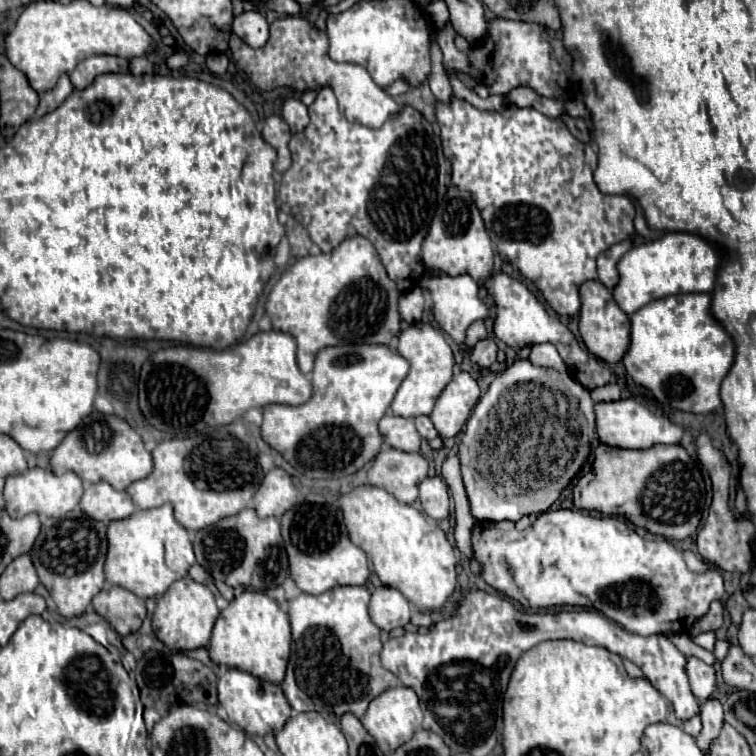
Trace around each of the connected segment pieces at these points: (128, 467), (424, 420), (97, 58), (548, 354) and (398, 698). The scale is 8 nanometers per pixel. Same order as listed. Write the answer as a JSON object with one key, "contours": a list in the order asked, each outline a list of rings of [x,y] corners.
{"contours":[[[[93,411],[89,417],[85,417],[85,421],[81,421],[81,425],[77,425],[77,429],[65,435],[61,445],[57,445],[57,449],[51,453],[49,465],[57,475],[73,471],[87,483],[107,481],[113,485],[113,489],[127,489],[133,481],[145,479],[153,469],[151,453],[145,451],[141,435],[117,415],[103,415],[99,411]]],[[[421,415],[421,417],[417,417],[415,419],[415,427],[417,427],[417,431],[419,431],[419,435],[421,437],[425,437],[425,439],[435,439],[439,433],[435,431],[435,427],[433,427],[433,423],[431,423],[431,419],[429,417],[425,417],[425,415]]],[[[93,55],[93,57],[87,57],[85,61],[81,61],[73,73],[69,73],[71,77],[71,83],[75,89],[85,89],[87,85],[91,85],[91,81],[97,77],[97,75],[103,75],[103,73],[127,73],[129,71],[129,61],[113,61],[113,57],[107,57],[107,55]]],[[[539,343],[539,345],[533,345],[531,347],[531,353],[529,353],[529,361],[533,361],[533,365],[537,367],[551,367],[551,369],[557,369],[559,373],[565,373],[565,363],[563,359],[559,357],[555,345],[551,343]]],[[[401,685],[401,687],[385,689],[385,693],[381,693],[381,697],[375,697],[369,703],[369,709],[363,715],[361,723],[365,725],[369,735],[377,741],[379,749],[385,755],[389,755],[389,753],[393,753],[397,747],[401,747],[405,741],[409,741],[413,737],[413,733],[419,729],[421,719],[423,719],[423,713],[421,713],[417,695],[413,693],[413,689]]]]}

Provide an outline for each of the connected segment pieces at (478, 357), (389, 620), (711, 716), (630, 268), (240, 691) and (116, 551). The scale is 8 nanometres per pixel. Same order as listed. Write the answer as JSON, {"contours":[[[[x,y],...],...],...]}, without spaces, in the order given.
{"contours":[[[[483,339],[475,345],[475,349],[471,351],[471,363],[481,367],[481,369],[487,369],[495,363],[495,357],[497,357],[497,345],[493,339]]],[[[379,587],[371,595],[369,615],[379,629],[391,631],[395,627],[403,627],[409,623],[411,605],[397,589]]],[[[711,697],[709,701],[703,703],[701,721],[703,721],[703,729],[701,729],[701,735],[697,737],[697,745],[701,747],[701,751],[707,753],[709,745],[717,739],[719,729],[723,725],[723,707],[717,697]]],[[[667,233],[665,237],[633,247],[621,257],[621,281],[613,289],[617,305],[627,313],[635,313],[653,299],[677,293],[711,293],[721,259],[717,249],[705,239],[691,233]]],[[[227,669],[219,677],[219,703],[225,707],[229,721],[241,727],[249,737],[279,731],[291,717],[291,705],[289,701],[285,701],[281,685],[261,681],[239,669]]],[[[171,503],[155,509],[135,511],[127,519],[111,521],[107,527],[107,559],[105,559],[105,579],[111,585],[119,585],[137,593],[137,597],[159,597],[173,581],[187,575],[189,567],[195,563],[193,545],[189,533],[173,517]]]]}

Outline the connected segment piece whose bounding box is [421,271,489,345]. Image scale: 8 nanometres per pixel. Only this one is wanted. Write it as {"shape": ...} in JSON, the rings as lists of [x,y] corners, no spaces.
{"shape":[[[427,271],[427,275],[421,281],[421,287],[425,291],[429,291],[431,299],[433,299],[433,317],[435,321],[443,327],[443,331],[455,341],[455,343],[463,343],[465,331],[473,321],[479,319],[487,319],[489,317],[489,307],[485,305],[485,301],[479,297],[479,285],[469,277],[469,275],[459,275],[459,277],[449,277],[449,275],[435,275],[431,271]]]}

